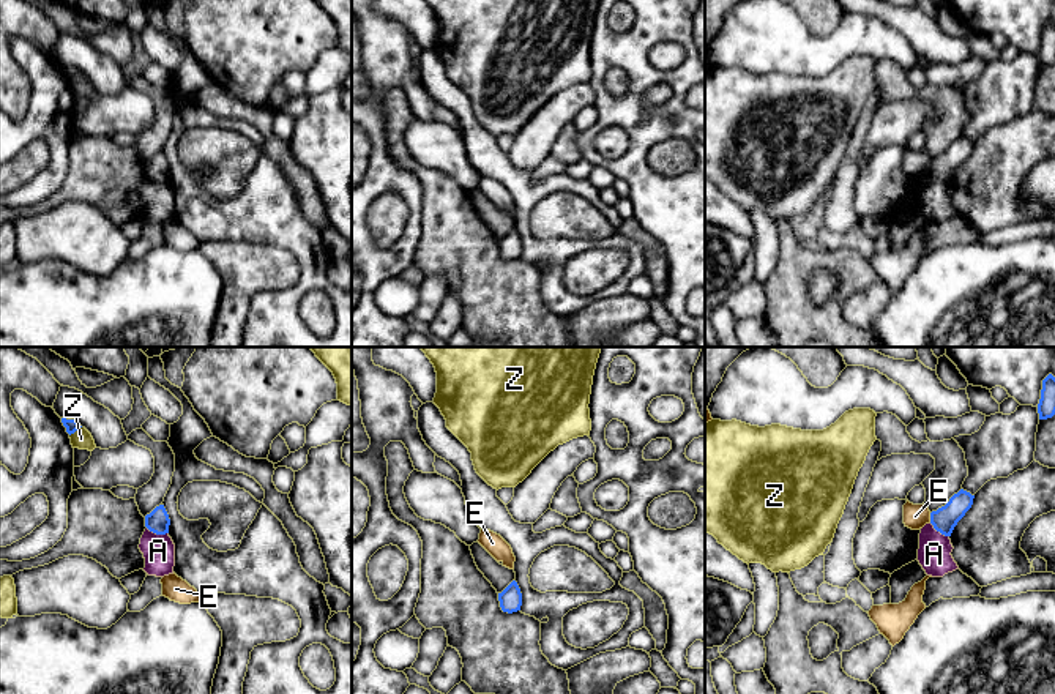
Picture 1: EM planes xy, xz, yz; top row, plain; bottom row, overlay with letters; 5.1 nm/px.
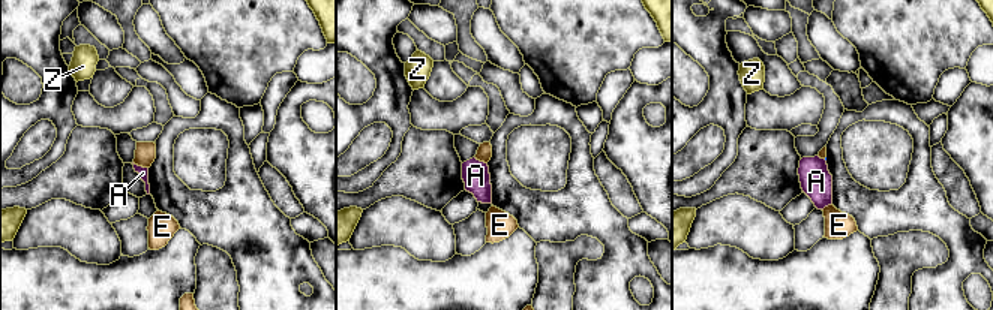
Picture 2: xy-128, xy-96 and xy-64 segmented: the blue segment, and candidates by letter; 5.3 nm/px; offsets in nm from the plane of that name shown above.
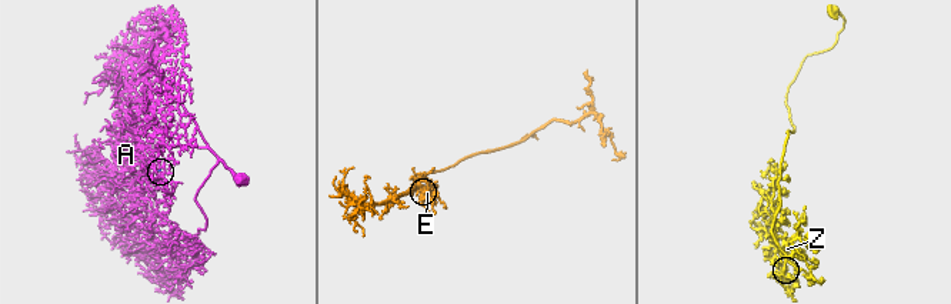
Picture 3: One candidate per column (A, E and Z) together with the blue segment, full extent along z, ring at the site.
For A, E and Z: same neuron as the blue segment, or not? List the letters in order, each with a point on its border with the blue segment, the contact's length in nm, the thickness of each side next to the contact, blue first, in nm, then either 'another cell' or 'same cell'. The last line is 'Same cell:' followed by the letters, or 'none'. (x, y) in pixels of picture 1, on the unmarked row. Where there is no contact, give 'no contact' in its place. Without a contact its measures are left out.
A: xy (158, 180) | 120 nm | 120/160 nm | another cell
E: yz (931, 164) | 50 nm | 120/130 nm | another cell
Z: xy (74, 78) | 80 nm | 70/100 nm | another cell
Same cell: none

